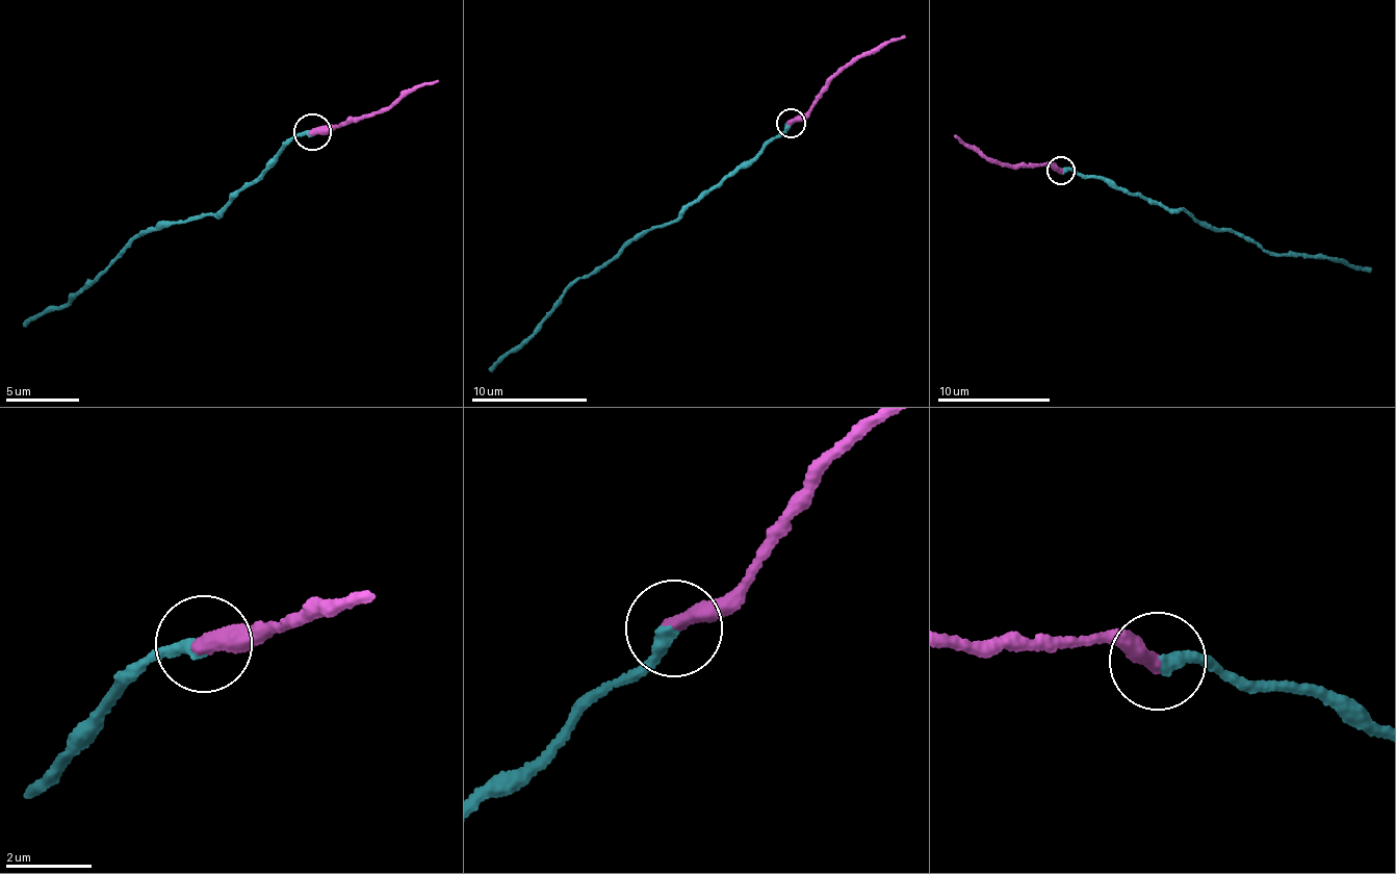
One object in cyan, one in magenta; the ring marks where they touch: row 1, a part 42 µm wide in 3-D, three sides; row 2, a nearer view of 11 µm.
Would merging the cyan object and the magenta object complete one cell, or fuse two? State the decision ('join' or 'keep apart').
join

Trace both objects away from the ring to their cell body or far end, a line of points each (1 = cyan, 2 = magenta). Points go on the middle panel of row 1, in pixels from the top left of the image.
1: (790, 123), (687, 204), (678, 220), (632, 235), (612, 258), (572, 281), (491, 370)
2: (790, 123), (807, 119), (843, 69), (904, 37)

